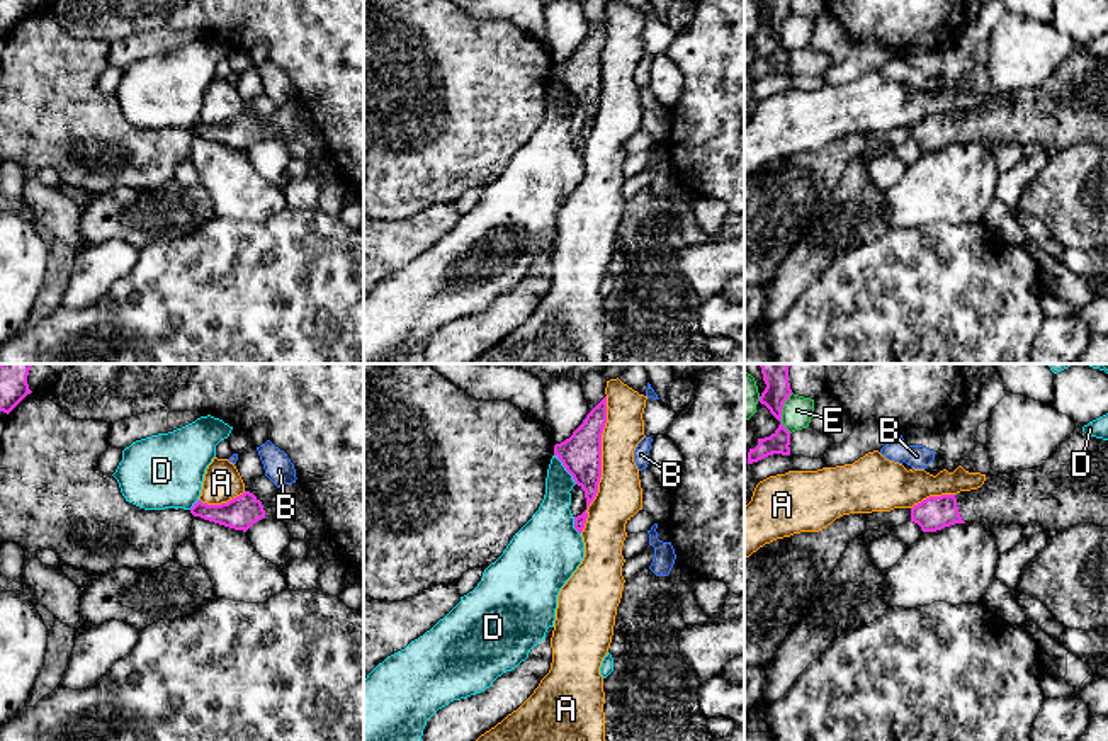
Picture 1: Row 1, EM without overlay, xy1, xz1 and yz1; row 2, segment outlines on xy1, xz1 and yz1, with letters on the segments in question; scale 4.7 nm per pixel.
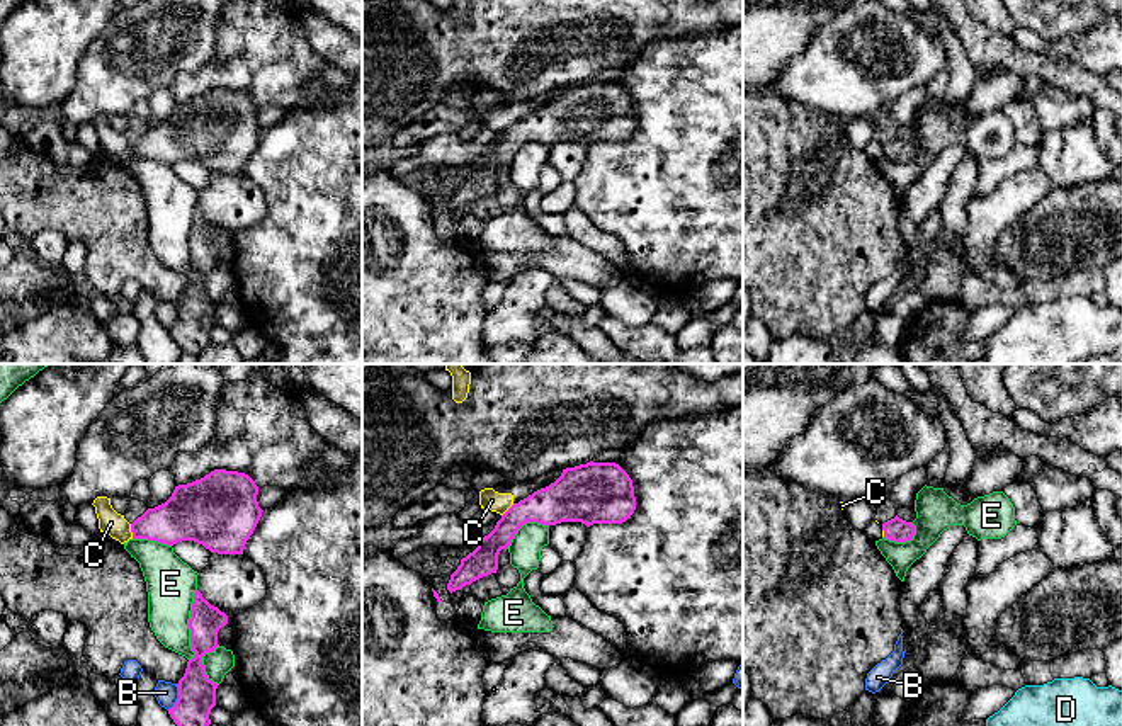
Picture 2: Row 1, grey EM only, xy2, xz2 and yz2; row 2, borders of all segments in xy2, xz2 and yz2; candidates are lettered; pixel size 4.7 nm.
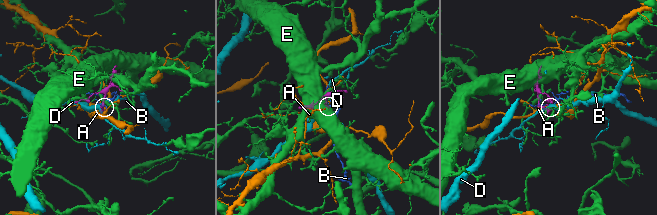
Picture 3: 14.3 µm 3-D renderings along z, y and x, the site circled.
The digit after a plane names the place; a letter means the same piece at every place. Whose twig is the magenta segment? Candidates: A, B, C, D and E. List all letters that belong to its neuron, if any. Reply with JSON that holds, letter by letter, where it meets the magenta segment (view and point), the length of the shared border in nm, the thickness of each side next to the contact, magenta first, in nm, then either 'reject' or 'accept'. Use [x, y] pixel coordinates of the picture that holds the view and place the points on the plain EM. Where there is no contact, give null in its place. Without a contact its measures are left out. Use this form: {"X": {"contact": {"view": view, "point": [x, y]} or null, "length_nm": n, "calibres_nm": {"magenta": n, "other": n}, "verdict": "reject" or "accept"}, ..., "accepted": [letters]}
{"A": {"contact": {"view": "xz1", "point": [600, 84]}, "length_nm": 650, "calibres_nm": {"magenta": 190, "other": 220}, "verdict": "reject"}, "B": {"contact": {"view": "xy2", "point": [179, 317]}, "length_nm": 140, "calibres_nm": {"magenta": 180, "other": 110}, "verdict": "reject"}, "C": {"contact": {"view": "xy2", "point": [131, 150]}, "length_nm": 70, "calibres_nm": {"magenta": 220, "other": 120}, "verdict": "reject"}, "D": {"contact": {"view": "xz1", "point": [566, 89]}, "length_nm": 180, "calibres_nm": {"magenta": 190, "other": 180}, "verdict": "reject"}, "E": {"contact": {"view": "xy2", "point": [189, 243]}, "length_nm": 340, "calibres_nm": {"magenta": 150, "other": 240}, "verdict": "reject"}, "accepted": []}

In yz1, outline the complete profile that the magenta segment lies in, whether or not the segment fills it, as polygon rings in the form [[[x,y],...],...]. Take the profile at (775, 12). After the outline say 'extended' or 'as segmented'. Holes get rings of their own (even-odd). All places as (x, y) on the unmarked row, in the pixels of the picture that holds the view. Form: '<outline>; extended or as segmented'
[[[765,0],[765,3],[766,7],[758,20],[770,29],[780,44],[770,56],[758,58],[758,65],[755,68],[749,68],[748,83],[758,82],[773,73],[790,75],[790,51],[782,44],[782,27],[792,14],[790,2]]]; as segmented

